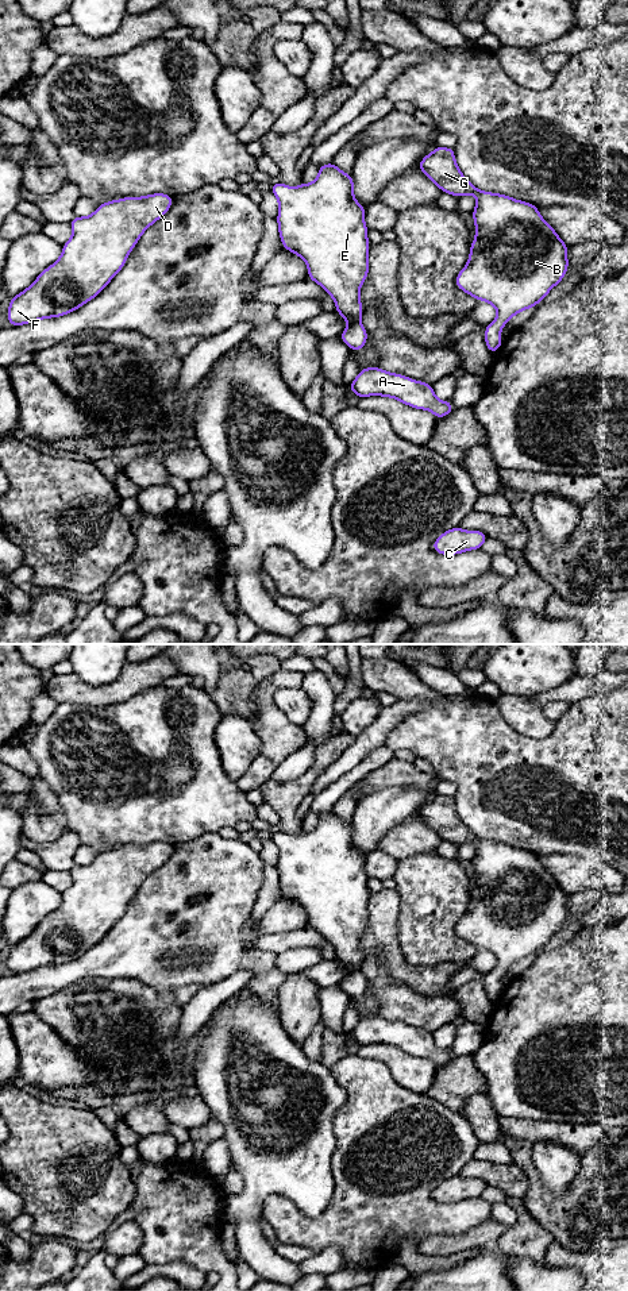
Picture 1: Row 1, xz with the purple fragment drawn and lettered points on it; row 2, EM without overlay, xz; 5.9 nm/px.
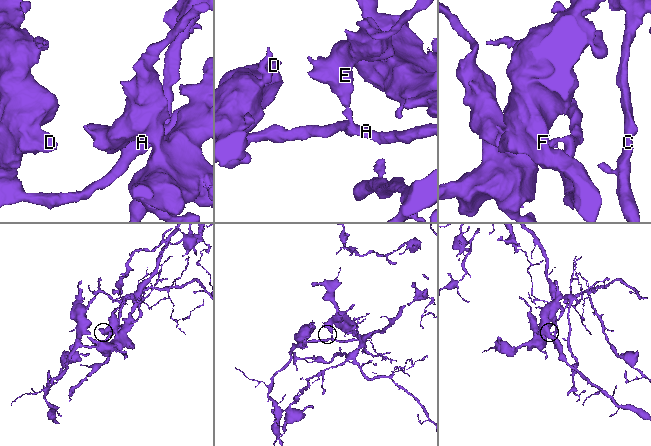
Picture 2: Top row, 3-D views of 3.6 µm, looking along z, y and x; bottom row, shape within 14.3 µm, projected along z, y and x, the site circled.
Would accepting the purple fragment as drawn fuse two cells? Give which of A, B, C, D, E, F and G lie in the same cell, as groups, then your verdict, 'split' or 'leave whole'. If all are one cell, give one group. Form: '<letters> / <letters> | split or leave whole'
A D F / B C E G | split

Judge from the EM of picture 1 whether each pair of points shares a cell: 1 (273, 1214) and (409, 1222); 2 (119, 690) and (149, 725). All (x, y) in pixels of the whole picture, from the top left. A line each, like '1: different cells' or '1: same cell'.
1: same cell
2: different cells

